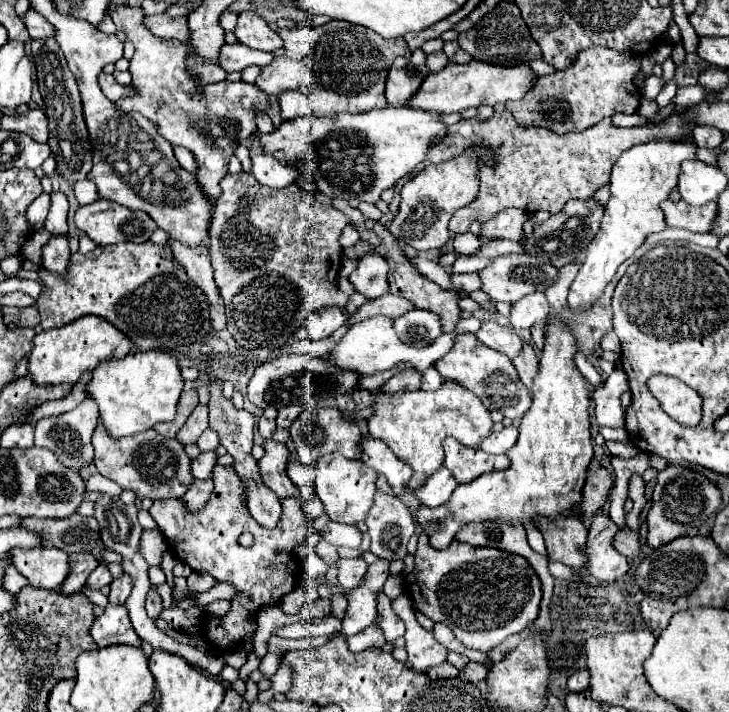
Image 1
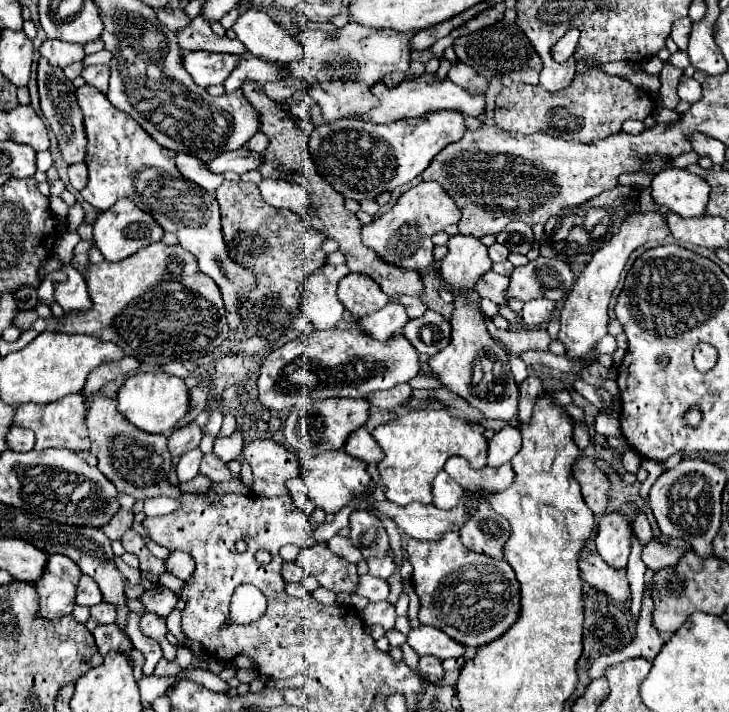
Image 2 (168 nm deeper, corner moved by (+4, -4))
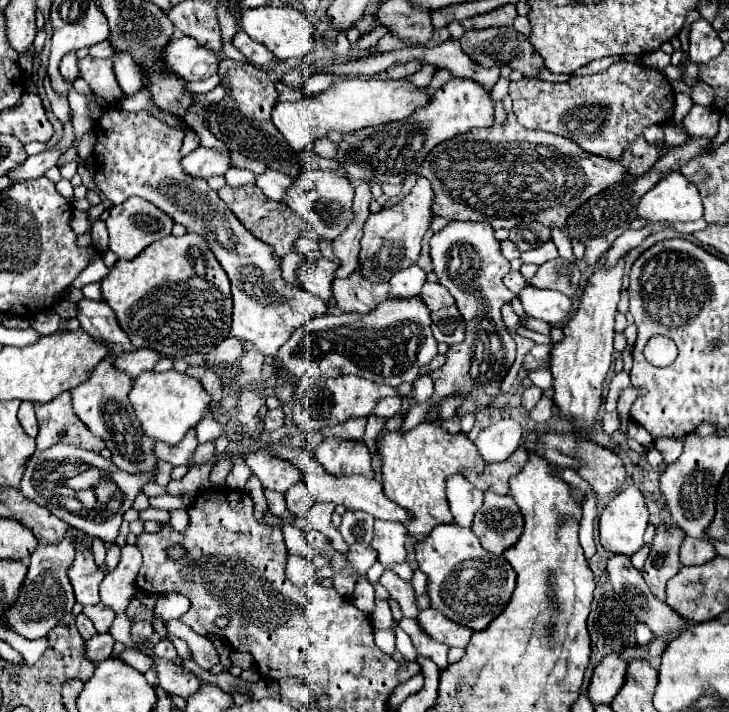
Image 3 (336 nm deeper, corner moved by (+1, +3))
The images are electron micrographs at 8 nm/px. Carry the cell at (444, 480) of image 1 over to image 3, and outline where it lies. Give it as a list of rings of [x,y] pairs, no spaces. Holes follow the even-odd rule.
[[[449,475],[447,501],[455,523],[461,527],[471,527],[473,517],[483,503],[483,491],[475,489],[463,475]]]

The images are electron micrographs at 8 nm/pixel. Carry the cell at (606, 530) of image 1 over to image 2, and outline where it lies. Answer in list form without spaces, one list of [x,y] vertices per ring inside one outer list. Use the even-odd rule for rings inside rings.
[[[622,512],[604,514],[598,524],[596,548],[604,562],[616,568],[626,568],[632,548],[632,520]]]

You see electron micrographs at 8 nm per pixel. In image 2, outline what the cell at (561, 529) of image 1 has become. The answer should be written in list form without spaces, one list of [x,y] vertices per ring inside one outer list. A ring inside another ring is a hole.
[[[582,550],[580,554],[580,570],[584,582],[606,592],[612,600],[622,604],[630,600],[630,584],[626,578],[626,570],[616,570],[608,566],[598,554],[590,554],[588,550]]]

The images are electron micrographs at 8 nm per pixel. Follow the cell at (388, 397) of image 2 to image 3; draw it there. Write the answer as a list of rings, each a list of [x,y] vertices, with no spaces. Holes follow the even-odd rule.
[[[383,397],[377,403],[373,415],[377,415],[377,417],[393,417],[399,411],[399,407],[401,407],[401,397]]]

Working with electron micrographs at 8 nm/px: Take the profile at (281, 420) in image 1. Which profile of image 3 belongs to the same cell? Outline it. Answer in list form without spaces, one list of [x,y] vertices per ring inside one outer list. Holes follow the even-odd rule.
[[[281,407],[269,409],[269,413],[265,415],[263,421],[265,421],[265,429],[267,431],[275,431],[275,429],[283,427],[283,411],[281,411]]]

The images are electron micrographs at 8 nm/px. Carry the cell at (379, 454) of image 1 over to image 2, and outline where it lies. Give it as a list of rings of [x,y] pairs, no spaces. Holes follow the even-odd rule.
[[[364,426],[348,436],[348,442],[344,444],[344,452],[368,464],[380,462],[380,446],[376,446],[376,440],[370,436],[370,432]]]

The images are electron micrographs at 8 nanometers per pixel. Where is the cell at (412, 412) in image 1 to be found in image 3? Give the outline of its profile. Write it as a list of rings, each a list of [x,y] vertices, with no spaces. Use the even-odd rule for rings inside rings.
[[[419,423],[411,431],[383,431],[377,437],[377,453],[383,459],[383,491],[385,495],[411,511],[413,521],[407,523],[407,531],[419,541],[431,527],[441,523],[453,523],[453,515],[445,499],[445,479],[451,473],[473,469],[481,473],[485,467],[475,443],[465,433],[449,433],[437,423]]]

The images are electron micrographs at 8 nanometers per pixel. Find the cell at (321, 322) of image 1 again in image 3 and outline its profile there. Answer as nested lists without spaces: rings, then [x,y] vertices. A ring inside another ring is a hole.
[[[309,259],[299,269],[301,285],[309,293],[319,295],[319,299],[323,299],[329,305],[333,301],[331,283],[335,279],[337,267],[339,267],[337,261],[329,261],[329,259]]]

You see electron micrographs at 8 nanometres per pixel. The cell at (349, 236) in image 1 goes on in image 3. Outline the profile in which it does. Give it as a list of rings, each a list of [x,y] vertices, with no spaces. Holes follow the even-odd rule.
[[[303,235],[297,239],[297,245],[295,245],[295,251],[299,253],[311,253],[311,251],[317,251],[319,249],[319,239],[315,235]]]

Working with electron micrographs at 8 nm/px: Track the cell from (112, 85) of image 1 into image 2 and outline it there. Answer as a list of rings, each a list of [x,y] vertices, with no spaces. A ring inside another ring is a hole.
[[[96,64],[96,66],[86,66],[80,74],[84,78],[86,84],[96,86],[100,92],[108,92],[108,78],[110,78],[110,70],[104,64]]]

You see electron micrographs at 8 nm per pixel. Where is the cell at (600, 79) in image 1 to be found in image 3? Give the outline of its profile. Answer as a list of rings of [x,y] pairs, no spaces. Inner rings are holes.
[[[615,63],[607,71],[585,75],[585,77],[573,77],[567,83],[551,83],[541,79],[527,79],[511,81],[509,83],[509,97],[513,99],[513,113],[517,121],[527,129],[541,129],[549,133],[557,133],[561,137],[573,139],[581,149],[605,155],[611,159],[619,159],[625,147],[629,147],[639,135],[643,135],[643,129],[657,123],[667,123],[669,117],[673,117],[673,87],[669,79],[651,67],[643,67],[641,63]]]

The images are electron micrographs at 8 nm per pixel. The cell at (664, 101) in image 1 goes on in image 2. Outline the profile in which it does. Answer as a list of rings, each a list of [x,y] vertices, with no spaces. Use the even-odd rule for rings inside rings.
[[[682,76],[680,86],[678,86],[678,96],[680,96],[680,100],[686,100],[686,102],[694,104],[702,98],[702,88],[698,86],[698,82],[694,78]]]

